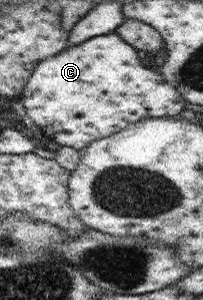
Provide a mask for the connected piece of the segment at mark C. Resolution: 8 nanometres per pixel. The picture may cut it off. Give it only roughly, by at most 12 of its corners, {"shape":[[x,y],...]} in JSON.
{"shape":[[114,32],[39,61],[21,96],[78,151],[187,103]]}

